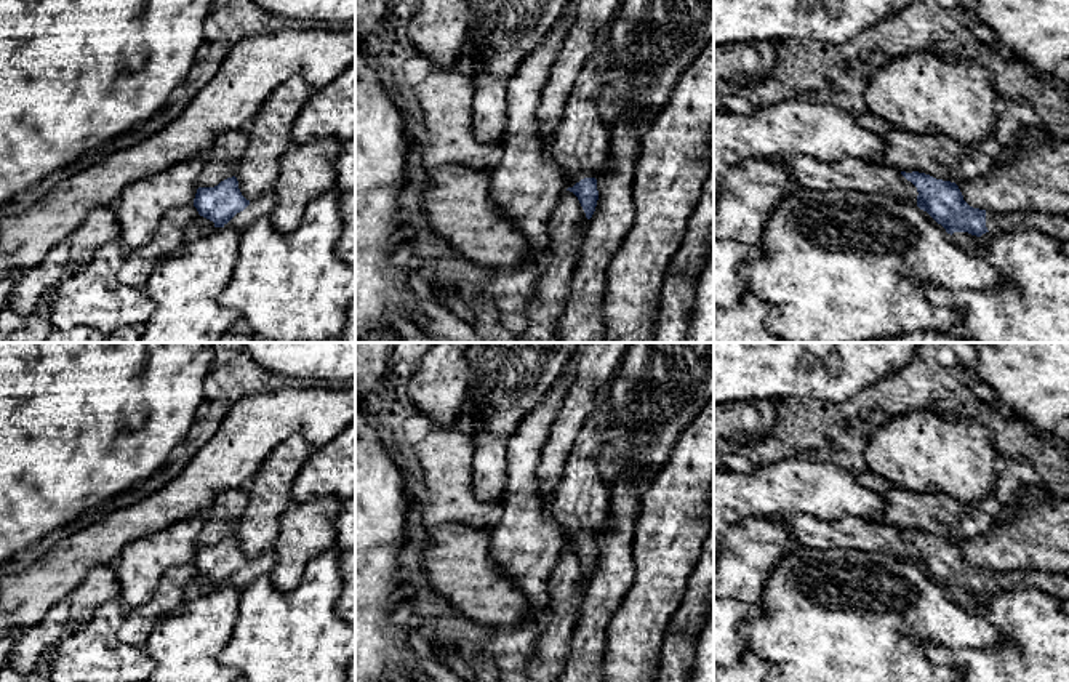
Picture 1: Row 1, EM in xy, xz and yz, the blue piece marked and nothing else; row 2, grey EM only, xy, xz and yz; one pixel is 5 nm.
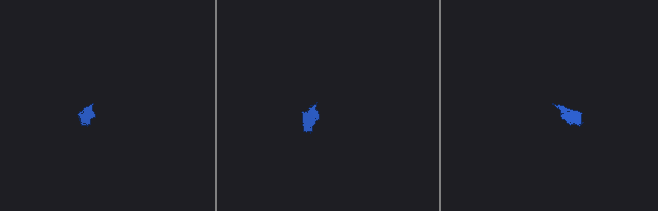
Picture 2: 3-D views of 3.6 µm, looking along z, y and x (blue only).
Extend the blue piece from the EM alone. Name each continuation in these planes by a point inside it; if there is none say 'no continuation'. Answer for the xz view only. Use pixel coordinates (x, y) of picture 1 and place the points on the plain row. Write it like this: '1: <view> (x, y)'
1: xz (580, 505)

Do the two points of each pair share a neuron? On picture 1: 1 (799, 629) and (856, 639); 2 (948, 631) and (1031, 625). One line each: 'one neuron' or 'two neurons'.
1: one neuron
2: two neurons

